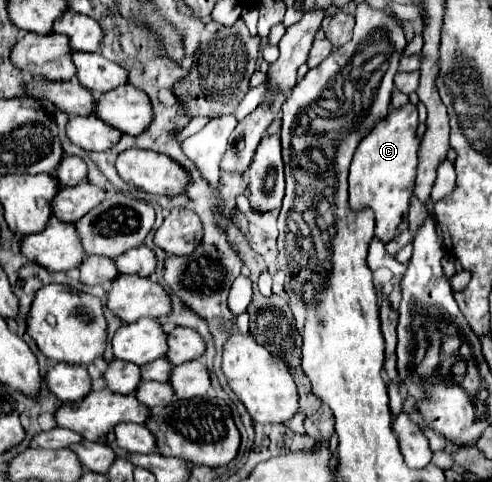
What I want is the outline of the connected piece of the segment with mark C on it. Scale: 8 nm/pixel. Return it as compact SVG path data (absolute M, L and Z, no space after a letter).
M405 104L391 110L355 150L349 172L349 206L355 212L363 208L371 208L375 212L375 238L383 244L397 238L409 226L409 198L415 186L419 144L417 108L413 104Z

